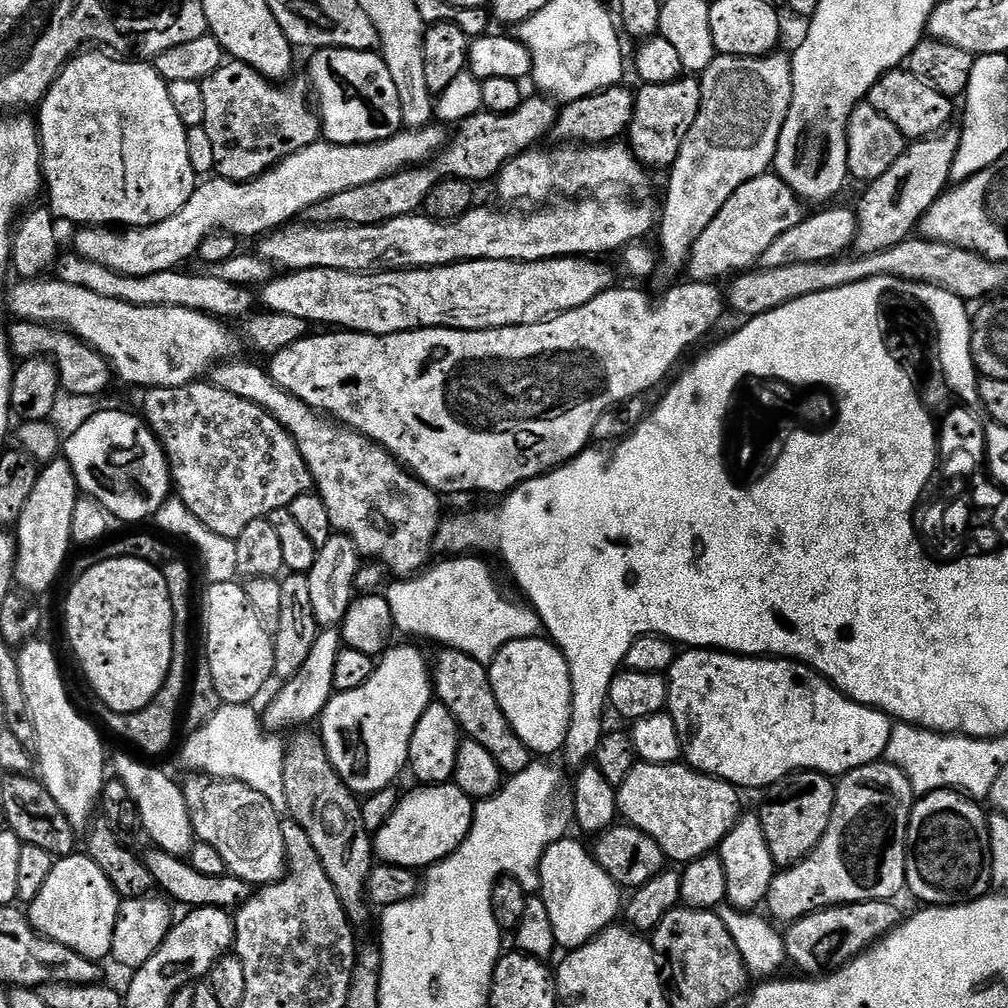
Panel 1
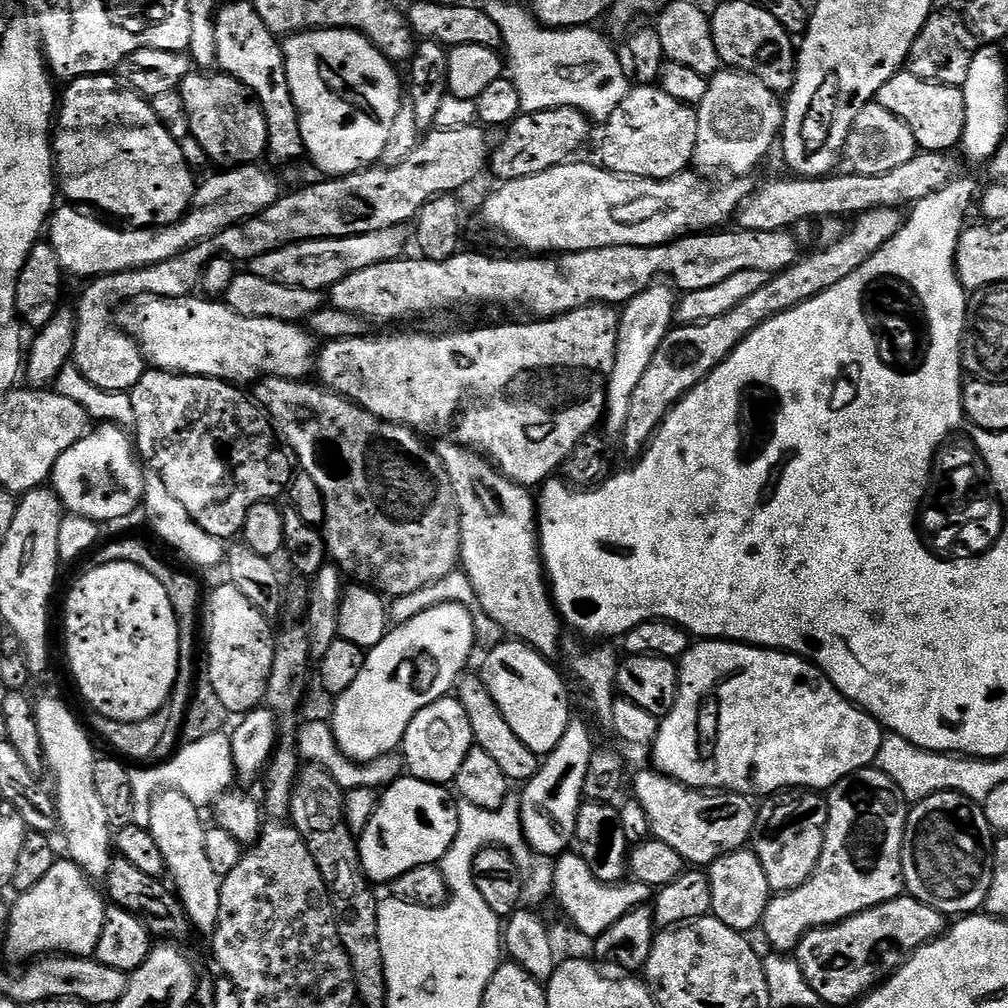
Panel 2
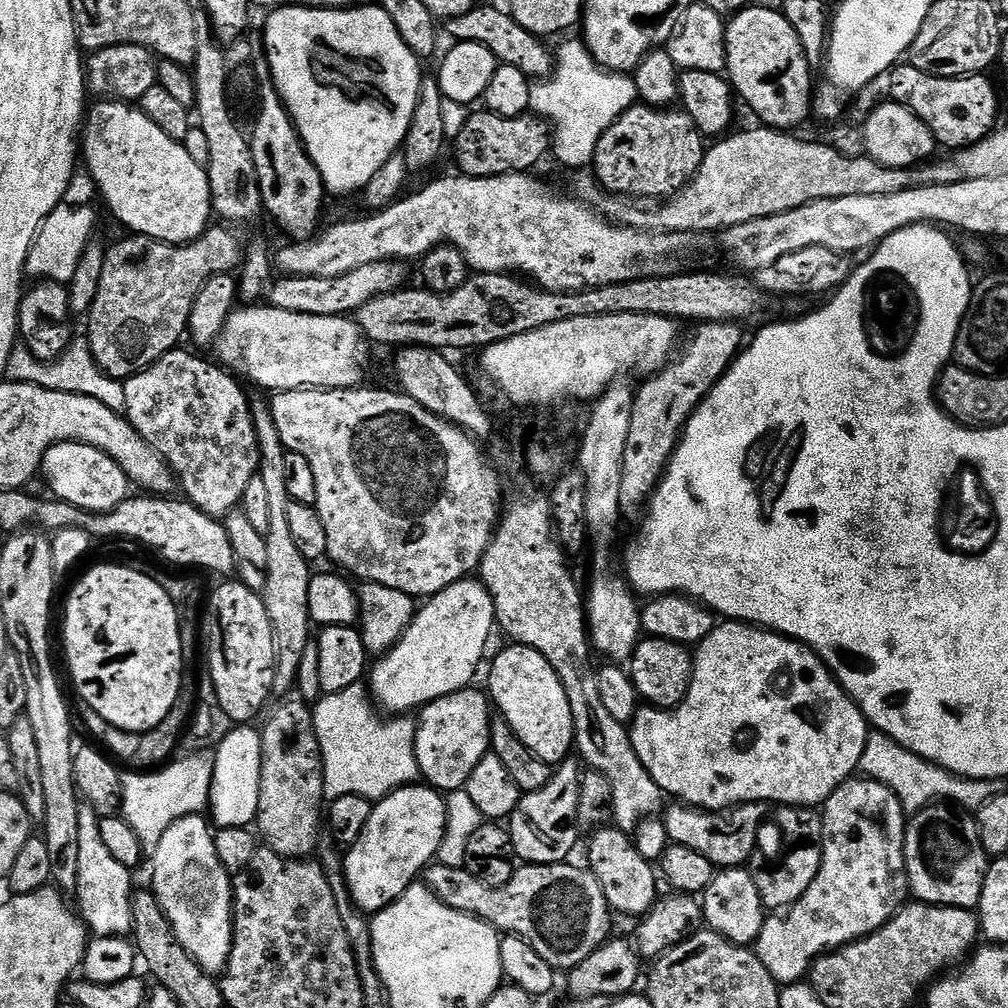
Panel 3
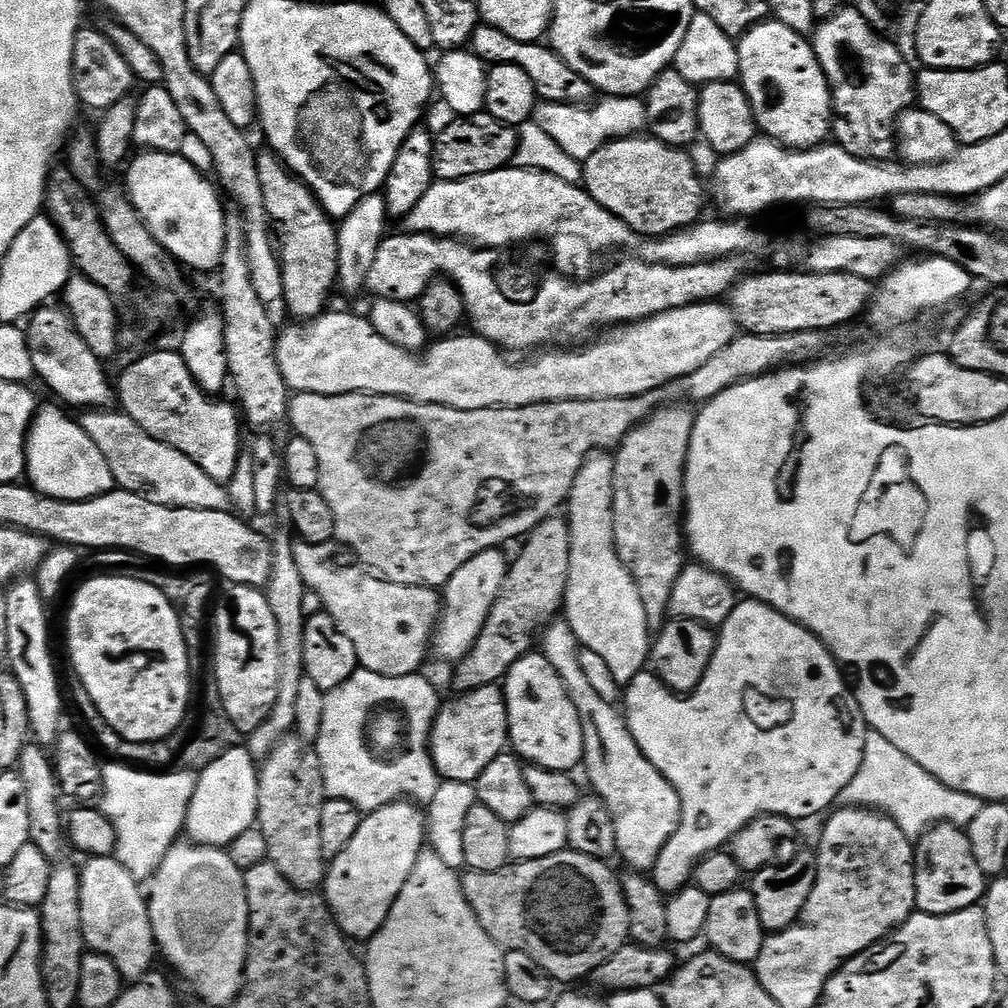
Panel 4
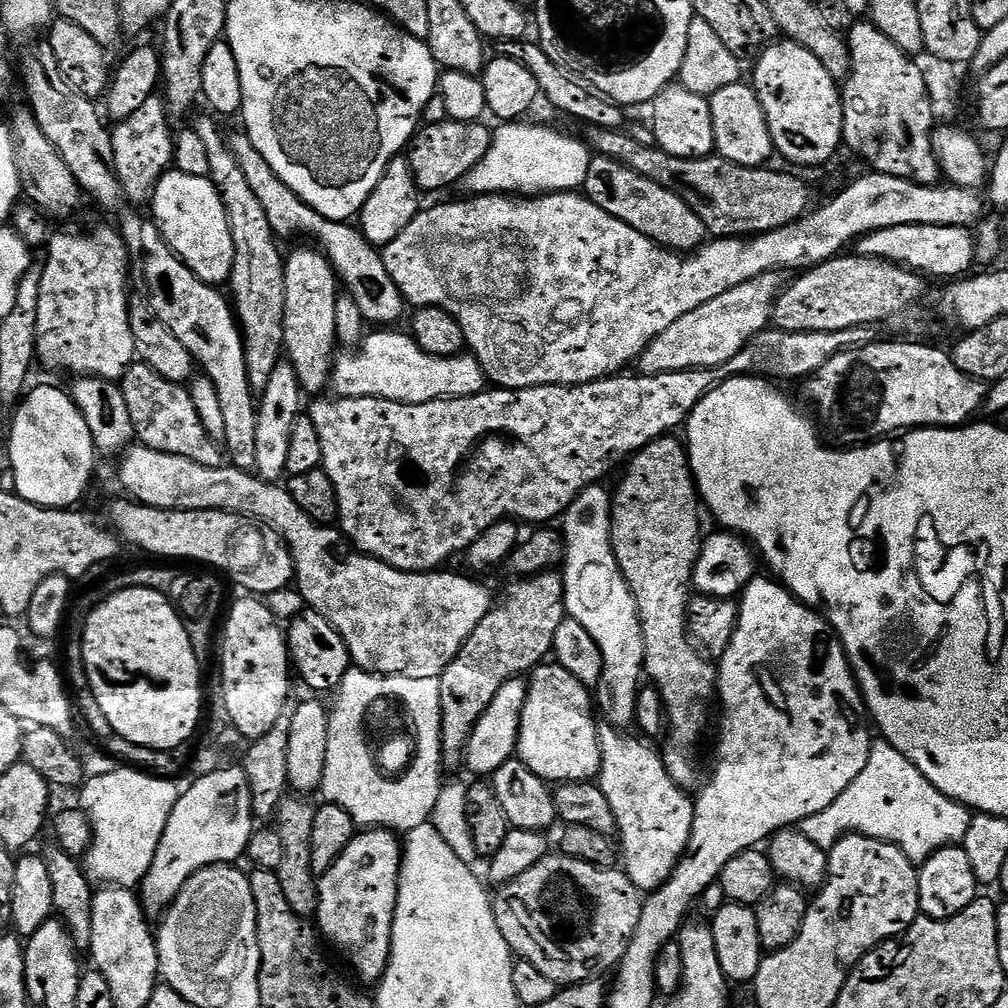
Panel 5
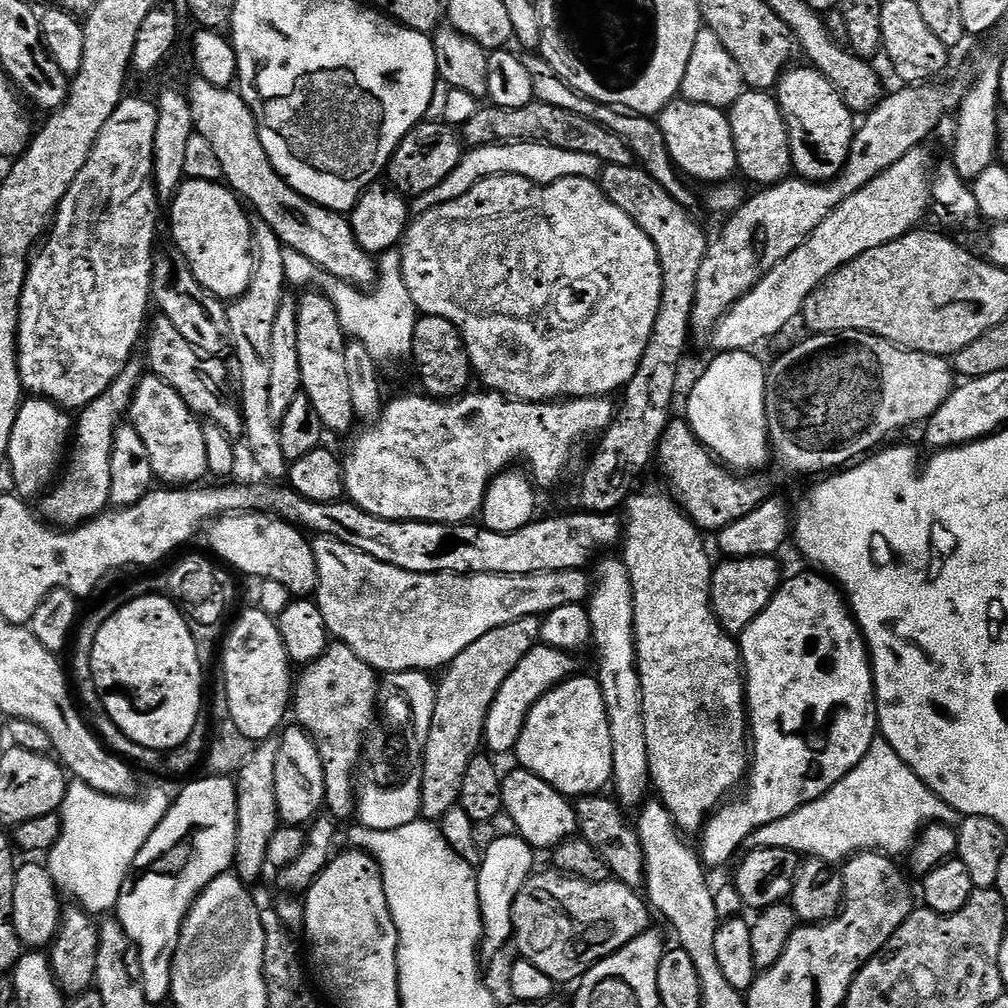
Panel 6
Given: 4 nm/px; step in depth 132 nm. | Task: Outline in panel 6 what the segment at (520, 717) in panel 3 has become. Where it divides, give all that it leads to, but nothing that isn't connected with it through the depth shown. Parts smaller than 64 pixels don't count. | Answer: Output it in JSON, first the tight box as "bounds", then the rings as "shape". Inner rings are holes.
{"bounds":[514,674,612,798],"shape":[[[576,674],[548,689],[524,719],[514,756],[520,759],[519,767],[533,772],[563,796],[579,798],[607,789],[604,787],[612,780],[612,743],[599,679]]]}

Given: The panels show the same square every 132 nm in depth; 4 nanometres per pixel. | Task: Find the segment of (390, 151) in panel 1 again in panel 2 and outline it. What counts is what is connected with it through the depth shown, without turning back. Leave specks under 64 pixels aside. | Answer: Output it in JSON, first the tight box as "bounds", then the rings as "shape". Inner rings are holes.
{"bounds":[46,163,282,278],"shape":[[[259,163],[237,166],[217,171],[220,172],[217,176],[212,176],[201,184],[199,181],[198,187],[192,193],[192,202],[188,206],[188,211],[174,224],[111,228],[110,225],[87,216],[84,213],[87,211],[79,207],[57,207],[50,217],[46,236],[58,254],[58,262],[69,277],[95,278],[154,266],[158,262],[166,262],[182,254],[190,246],[214,238],[222,230],[246,218],[258,215],[262,210],[266,210],[266,206],[280,199],[282,187],[280,188],[279,182],[266,169],[260,167],[264,166]]]}

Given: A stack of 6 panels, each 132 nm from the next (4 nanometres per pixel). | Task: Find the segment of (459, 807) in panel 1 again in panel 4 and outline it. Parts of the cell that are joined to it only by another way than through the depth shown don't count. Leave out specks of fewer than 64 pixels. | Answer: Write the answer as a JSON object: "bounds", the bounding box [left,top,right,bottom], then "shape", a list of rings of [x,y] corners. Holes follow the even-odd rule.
{"bounds":[322,799,425,942],"shape":[[[398,799],[361,819],[350,846],[330,861],[322,889],[332,917],[349,941],[367,942],[382,930],[398,894],[402,894],[402,886],[406,886],[406,878],[410,878],[425,848],[425,813],[407,799]]]}

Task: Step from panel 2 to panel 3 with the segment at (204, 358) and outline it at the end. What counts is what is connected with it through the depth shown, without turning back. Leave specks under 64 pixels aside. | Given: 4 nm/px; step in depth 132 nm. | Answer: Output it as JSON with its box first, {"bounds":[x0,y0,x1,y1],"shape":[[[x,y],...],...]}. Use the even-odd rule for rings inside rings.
{"bounds":[214,306,369,393],"shape":[[[240,306],[233,311],[232,317],[226,322],[226,326],[222,330],[220,339],[214,345],[214,352],[217,352],[219,363],[225,369],[231,370],[233,373],[240,374],[243,370],[254,383],[260,388],[269,388],[269,393],[289,392],[290,390],[298,390],[299,388],[355,388],[363,385],[364,367],[368,364],[368,348],[369,341],[364,339],[363,332],[357,327],[355,319],[348,316],[315,316],[314,314],[294,314],[290,310],[278,310],[271,306]]]}

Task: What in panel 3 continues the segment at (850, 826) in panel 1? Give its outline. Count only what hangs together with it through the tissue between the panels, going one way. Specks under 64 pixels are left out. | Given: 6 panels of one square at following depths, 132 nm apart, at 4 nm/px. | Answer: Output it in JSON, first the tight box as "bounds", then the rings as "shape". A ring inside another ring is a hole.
{"bounds":[754,780,910,986],"shape":[[[847,780],[824,801],[822,819],[824,853],[818,878],[810,882],[810,890],[806,890],[806,894],[802,894],[798,902],[794,902],[783,911],[776,910],[765,915],[764,925],[754,945],[755,954],[762,962],[762,966],[770,970],[776,983],[781,986],[801,983],[811,973],[812,965],[819,956],[843,948],[845,944],[853,944],[855,940],[871,936],[904,907],[910,896],[908,872],[904,861],[906,813],[898,802],[894,790],[882,786],[882,782],[877,780]]]}

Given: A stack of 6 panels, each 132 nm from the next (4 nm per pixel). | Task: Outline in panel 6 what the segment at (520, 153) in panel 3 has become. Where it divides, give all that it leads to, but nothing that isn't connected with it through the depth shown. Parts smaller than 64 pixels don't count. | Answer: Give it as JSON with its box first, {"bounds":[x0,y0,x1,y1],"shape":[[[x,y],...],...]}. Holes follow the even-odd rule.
{"bounds":[386,122,466,198],"shape":[[[421,122],[409,130],[406,138],[402,138],[402,142],[394,150],[386,169],[386,176],[389,176],[387,179],[390,181],[391,187],[397,190],[408,188],[407,195],[412,198],[434,190],[434,186],[438,186],[438,182],[442,182],[442,178],[446,178],[446,174],[450,174],[450,170],[458,167],[466,155],[466,148],[461,137],[457,133],[455,136],[452,133],[455,131],[448,124],[444,122],[428,123]]]}

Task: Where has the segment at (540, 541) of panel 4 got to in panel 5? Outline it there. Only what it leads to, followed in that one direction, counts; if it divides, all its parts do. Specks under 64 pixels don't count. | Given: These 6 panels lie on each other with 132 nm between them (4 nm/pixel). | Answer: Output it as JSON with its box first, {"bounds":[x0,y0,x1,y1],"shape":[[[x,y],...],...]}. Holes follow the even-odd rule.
{"bounds":[438,571,566,768],"shape":[[[559,571],[537,572],[535,576],[513,579],[508,597],[497,603],[482,622],[466,638],[462,650],[438,677],[442,694],[442,754],[443,767],[456,768],[464,764],[472,728],[478,718],[494,702],[494,694],[502,690],[507,680],[531,673],[552,656],[554,633],[566,619],[564,577]]]}

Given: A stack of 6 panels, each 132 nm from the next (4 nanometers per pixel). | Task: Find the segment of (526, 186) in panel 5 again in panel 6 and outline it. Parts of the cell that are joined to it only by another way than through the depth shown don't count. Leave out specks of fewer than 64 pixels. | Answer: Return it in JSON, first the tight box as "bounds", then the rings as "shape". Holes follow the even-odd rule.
{"bounds":[414,142,602,213],"shape":[[[542,142],[538,144],[487,144],[481,148],[471,149],[461,160],[460,165],[450,170],[450,174],[446,174],[446,178],[442,178],[438,186],[434,186],[434,190],[415,197],[414,208],[417,213],[428,212],[440,204],[462,198],[462,194],[469,192],[476,185],[477,180],[484,180],[488,176],[521,176],[536,184],[553,184],[562,178],[596,180],[601,169],[602,162],[590,154],[578,154],[574,150],[558,150]]]}

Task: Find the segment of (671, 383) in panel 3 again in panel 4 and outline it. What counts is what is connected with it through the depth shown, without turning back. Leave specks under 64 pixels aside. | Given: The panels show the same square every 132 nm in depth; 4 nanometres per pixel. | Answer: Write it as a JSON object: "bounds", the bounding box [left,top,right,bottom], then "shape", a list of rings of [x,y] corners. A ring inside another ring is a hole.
{"bounds":[614,402,697,629],"shape":[[[673,402],[651,412],[630,434],[626,434],[624,443],[614,452],[614,542],[618,558],[634,578],[638,594],[642,594],[642,607],[646,609],[646,618],[653,629],[664,627],[669,615],[668,603],[674,582],[686,563],[686,537],[682,517],[684,515],[684,471],[688,465],[690,438],[696,425],[697,413],[687,403]]]}

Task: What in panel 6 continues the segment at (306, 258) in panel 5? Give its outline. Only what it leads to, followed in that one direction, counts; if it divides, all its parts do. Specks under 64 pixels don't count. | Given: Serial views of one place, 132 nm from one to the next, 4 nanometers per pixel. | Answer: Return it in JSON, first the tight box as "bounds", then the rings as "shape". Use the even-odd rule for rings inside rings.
{"bounds":[294,290,357,429],"shape":[[[304,290],[299,294],[294,315],[298,322],[298,366],[302,370],[301,389],[314,402],[318,418],[329,429],[344,428],[357,423],[356,408],[350,400],[349,376],[346,375],[346,333],[338,322],[338,314],[328,297],[319,290]]]}

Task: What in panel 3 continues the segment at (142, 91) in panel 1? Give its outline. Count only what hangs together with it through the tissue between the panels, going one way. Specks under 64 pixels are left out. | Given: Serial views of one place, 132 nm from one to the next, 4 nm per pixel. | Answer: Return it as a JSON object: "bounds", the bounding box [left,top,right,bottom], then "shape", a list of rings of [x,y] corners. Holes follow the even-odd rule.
{"bounds":[82,100,213,244],"shape":[[[100,100],[96,105],[89,107],[86,112],[86,127],[82,132],[82,164],[88,167],[88,172],[92,175],[92,180],[96,183],[98,191],[104,195],[104,200],[108,203],[108,208],[128,227],[129,233],[138,236],[149,236],[155,240],[161,240],[167,244],[188,244],[192,240],[196,240],[201,234],[208,229],[210,221],[213,219],[212,211],[212,191],[210,190],[210,182],[208,181],[208,169],[203,164],[194,162],[194,158],[190,158],[190,154],[186,154],[183,143],[174,138],[170,138],[170,134],[166,134],[154,122],[150,122],[150,118],[146,118],[144,111],[135,103],[125,102],[122,100]]]}

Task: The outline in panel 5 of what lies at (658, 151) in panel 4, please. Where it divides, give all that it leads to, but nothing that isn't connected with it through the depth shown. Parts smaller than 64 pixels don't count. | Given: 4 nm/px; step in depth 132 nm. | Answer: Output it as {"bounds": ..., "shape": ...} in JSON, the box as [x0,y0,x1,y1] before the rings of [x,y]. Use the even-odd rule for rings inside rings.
{"bounds":[583,154,707,254],"shape":[[[598,154],[593,157],[583,191],[608,214],[613,214],[669,251],[687,254],[696,251],[707,239],[705,224],[682,198],[608,156]]]}

